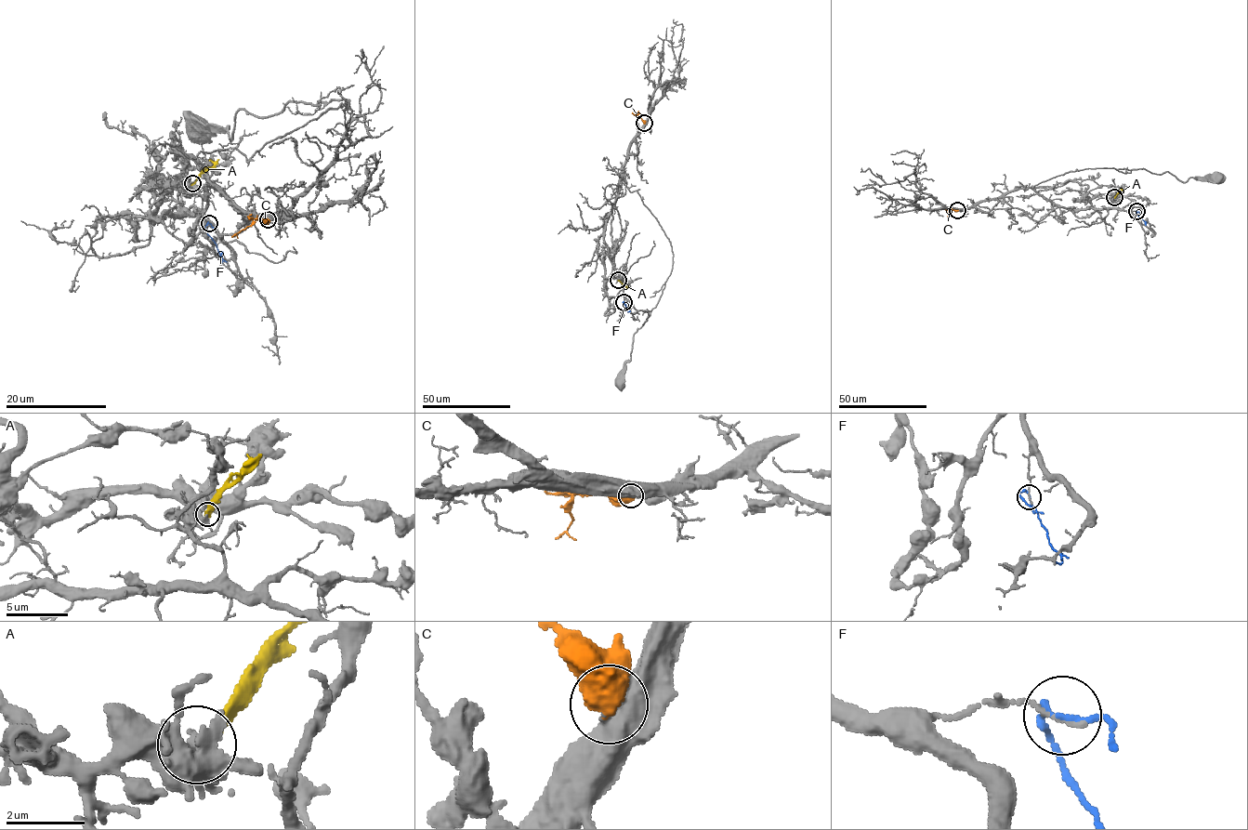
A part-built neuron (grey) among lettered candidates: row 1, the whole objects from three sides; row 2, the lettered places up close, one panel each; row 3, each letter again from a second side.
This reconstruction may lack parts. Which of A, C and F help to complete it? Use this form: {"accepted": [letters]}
{"accepted": ["C"]}

